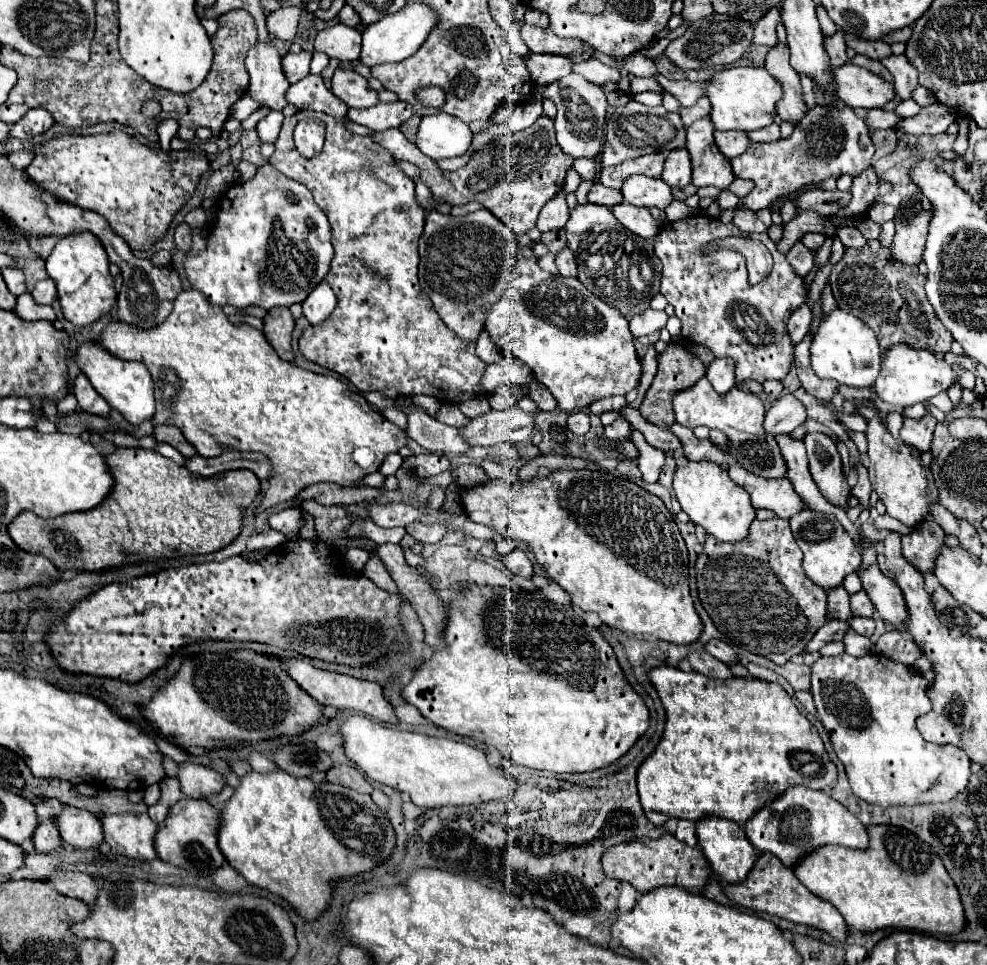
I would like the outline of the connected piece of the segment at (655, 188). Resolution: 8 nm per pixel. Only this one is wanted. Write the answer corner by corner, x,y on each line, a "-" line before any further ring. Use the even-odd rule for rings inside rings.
630,176
622,186
624,202
642,206
642,208
658,208
664,210
674,198
668,184
660,178
646,176

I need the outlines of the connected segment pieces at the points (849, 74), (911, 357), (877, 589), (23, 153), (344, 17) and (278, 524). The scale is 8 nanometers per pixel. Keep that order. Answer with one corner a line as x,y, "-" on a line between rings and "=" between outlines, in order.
852,62
832,68
832,96
850,108
882,108
896,94
890,82
=
894,344
884,356
882,356
882,368
880,368
880,374
876,378
876,394
880,400
888,402
888,404
894,404
894,406
912,406
916,402
926,402
928,398
948,390
952,384
954,384
956,376
952,372
952,368
936,358
932,352
926,352
924,348
916,350
912,348
910,344
=
878,564
860,568
860,582
868,598
874,602
882,620
900,624
906,618
906,604
898,584
878,570
=
24,148
20,151
11,153
8,155
9,162
16,168
20,170
26,169
34,158
34,152
30,148
=
344,6
344,8
340,10
338,18
340,18
342,24
346,24
346,26
358,26
358,24
360,24
360,16
358,16
358,12
356,12
352,6
=
286,508
286,510
274,512
268,518
268,524
270,524
272,530
288,534
288,532
298,532
302,528
300,520
302,520
302,510
300,508

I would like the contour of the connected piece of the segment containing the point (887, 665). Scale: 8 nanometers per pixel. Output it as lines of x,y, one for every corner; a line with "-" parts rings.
838,654
834,658
820,658
812,666
812,696
818,710
818,716
828,732
830,744
838,760
846,768
846,776
852,792
872,804
882,808
890,804
924,804
924,802
942,802
952,800
968,784
970,776
970,758
962,748
956,746
936,746
926,742
916,730
916,718
930,712
932,704
926,696
930,682
918,674
912,666
894,662
880,654
854,658
850,654

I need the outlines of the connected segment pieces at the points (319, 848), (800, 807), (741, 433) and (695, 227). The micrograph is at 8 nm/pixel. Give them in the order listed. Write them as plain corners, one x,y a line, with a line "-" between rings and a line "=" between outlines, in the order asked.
252,770
240,776
232,798
220,808
218,846
228,864
240,872
246,882
282,896
302,918
314,920
330,900
330,882
366,872
384,862
394,848
394,838
386,814
368,794
330,782
316,784
312,778
296,778
282,770
272,770
268,774
=
790,786
776,800
758,810
744,826
748,840
760,850
778,856
786,866
792,866
798,858
824,844
840,844
846,848
866,848
866,826
854,818
838,800
822,790
810,790
806,786
=
700,378
694,386
676,392
672,398
672,406
678,424
688,428
696,426
716,428
722,430
728,438
732,438
732,450
740,450
740,454
734,454
734,458
744,470
762,478
782,478
786,474
786,464
782,460
782,454
778,452
776,440
774,438
764,440
766,438
766,432
762,432
764,404
756,394
746,392
738,386
728,390
726,394
718,394
708,384
708,378
=
692,216
670,222
668,232
672,232
672,236
664,236
664,228
656,234
654,252
664,266
660,294
674,306
676,316
682,320
682,334
686,340
706,346
714,356
734,360
738,386
748,378
758,382
782,380
790,370
794,352
786,332
786,316
790,316
792,308
806,302
804,280
792,272
786,256
776,250
768,234
758,234
752,238
766,244
774,258
774,268
760,284
750,286
746,258
742,254
732,250
718,250
708,256
700,254
700,246
726,238
720,236
720,228
726,228
728,234
738,232
732,224
724,226
706,216

